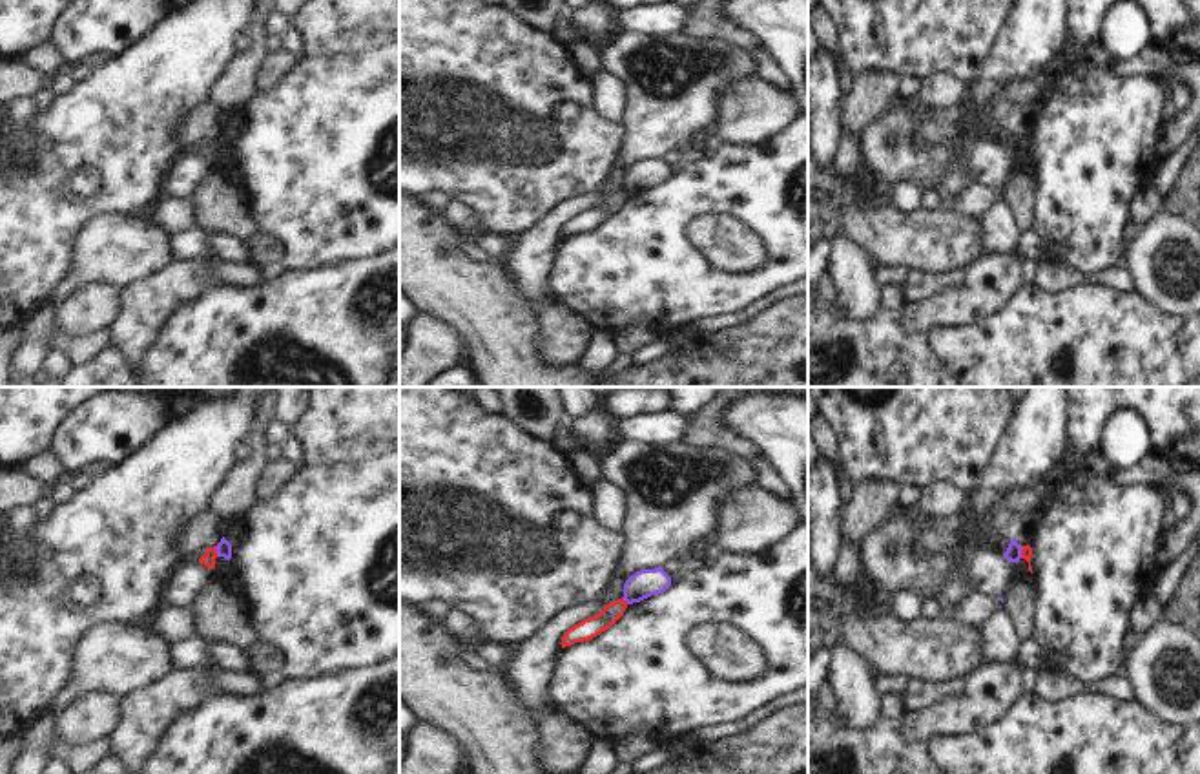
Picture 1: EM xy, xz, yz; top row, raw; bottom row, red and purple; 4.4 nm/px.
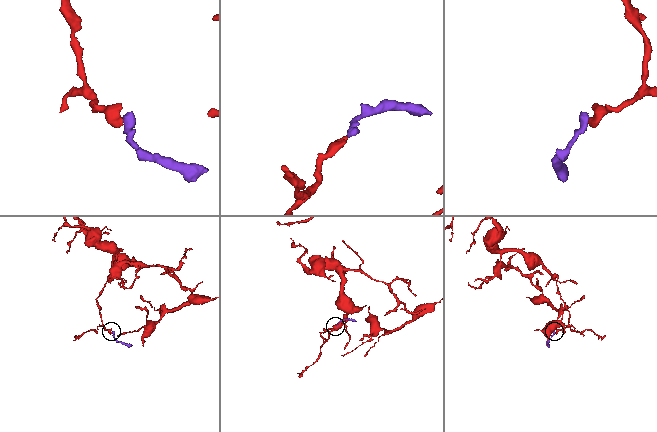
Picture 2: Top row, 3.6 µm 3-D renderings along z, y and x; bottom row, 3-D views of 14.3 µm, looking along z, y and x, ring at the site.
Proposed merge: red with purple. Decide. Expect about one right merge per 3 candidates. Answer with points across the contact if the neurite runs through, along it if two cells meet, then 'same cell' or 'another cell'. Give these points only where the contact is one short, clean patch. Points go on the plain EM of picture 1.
border along xy (214, 137), (217, 146); another cell

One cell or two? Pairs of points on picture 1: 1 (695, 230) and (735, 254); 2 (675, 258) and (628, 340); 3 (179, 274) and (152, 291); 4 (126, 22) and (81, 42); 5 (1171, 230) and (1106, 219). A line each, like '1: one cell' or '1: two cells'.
1: one cell
2: two cells
3: one cell
4: one cell
5: two cells

